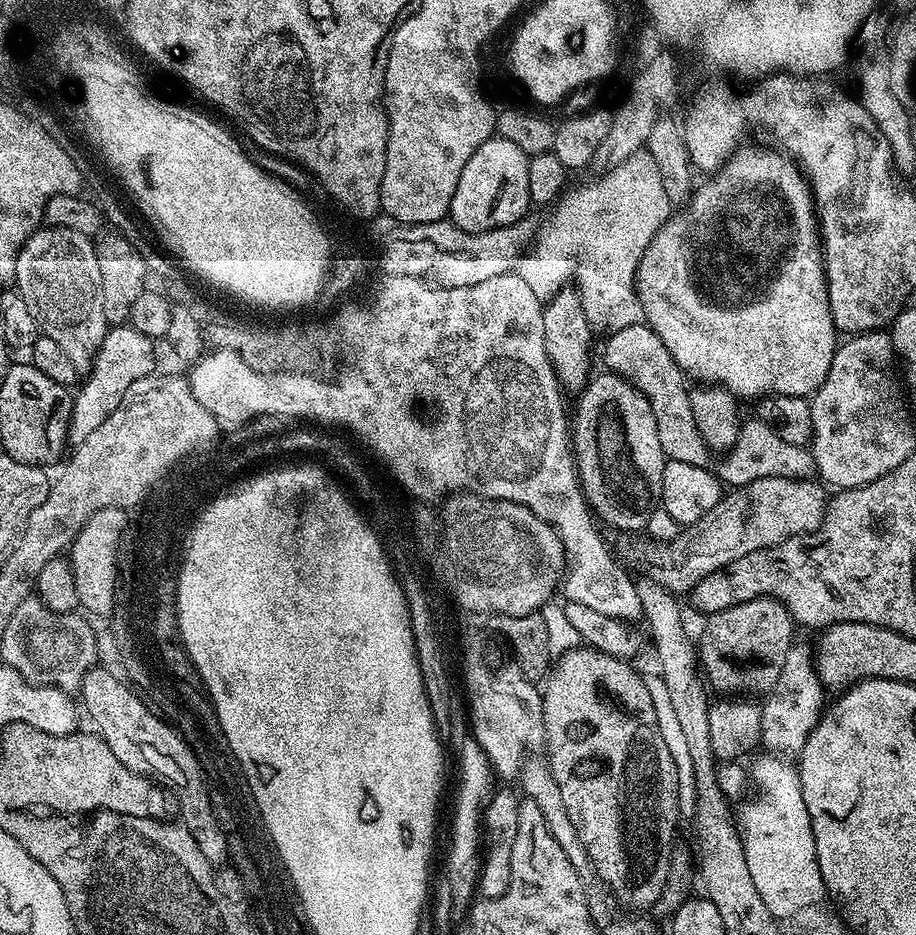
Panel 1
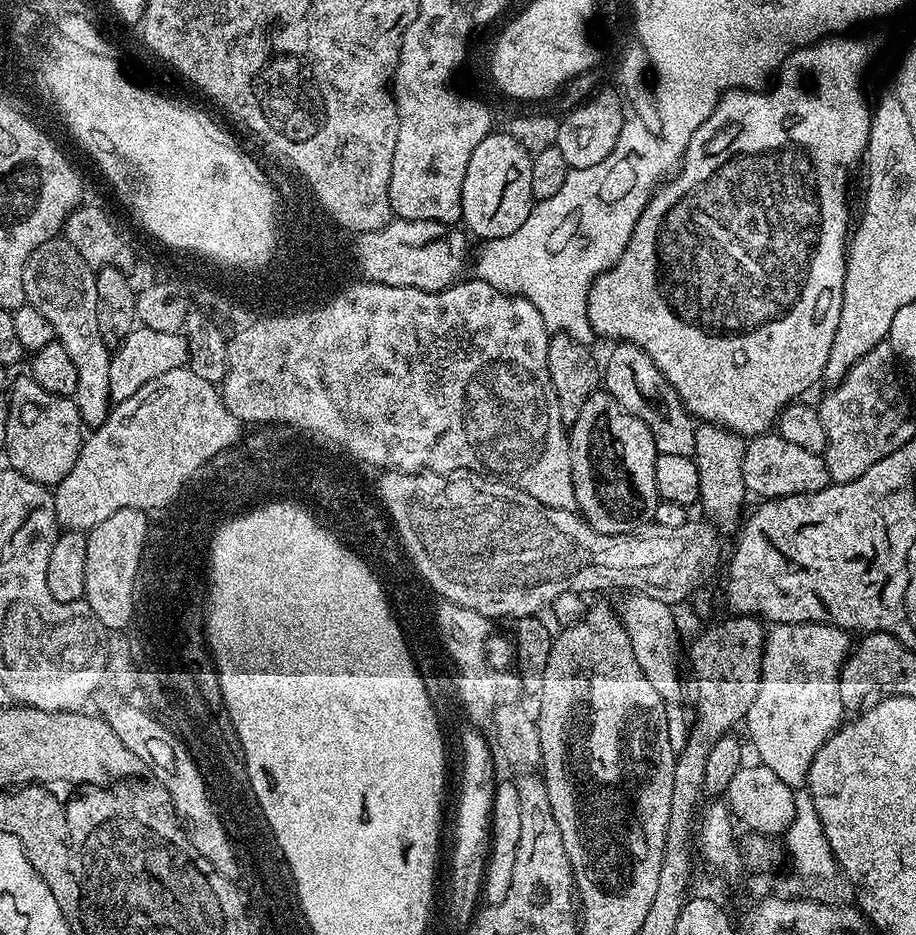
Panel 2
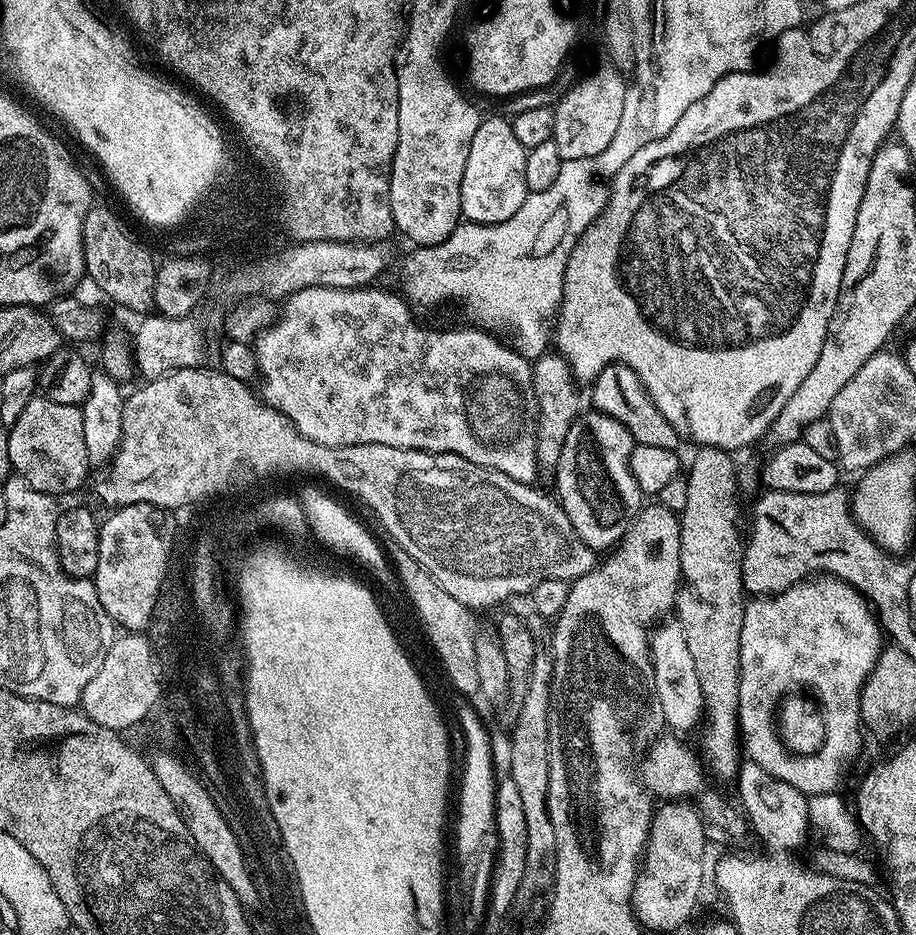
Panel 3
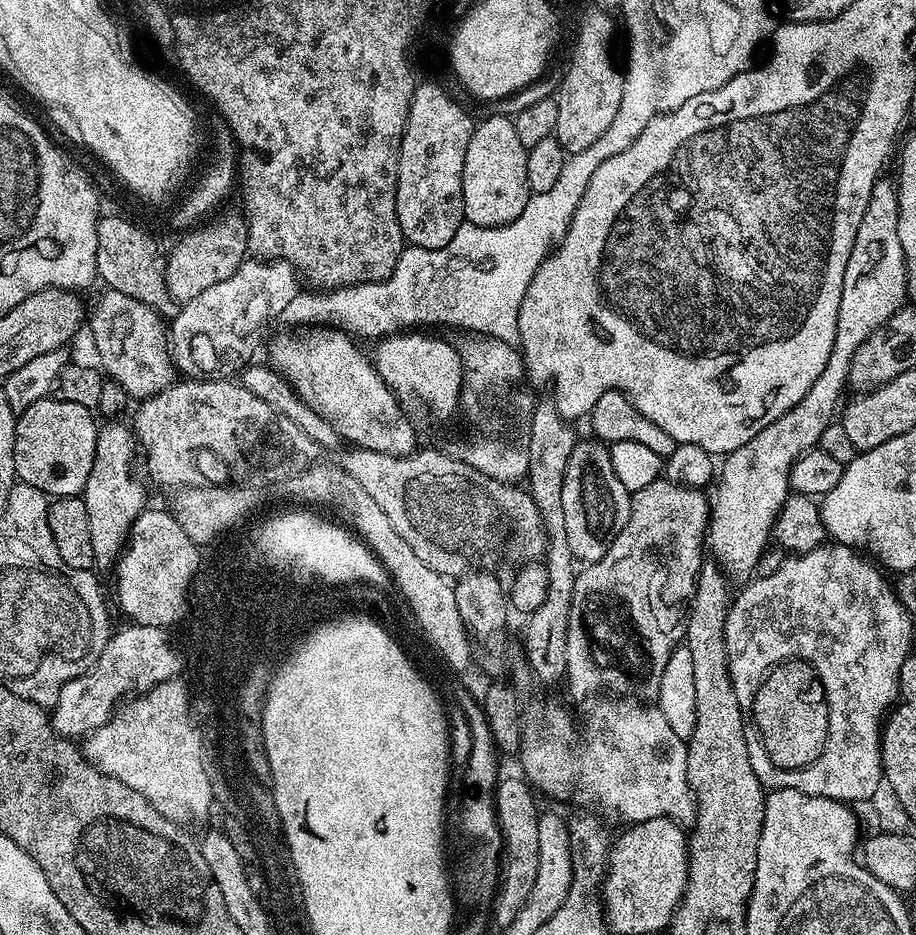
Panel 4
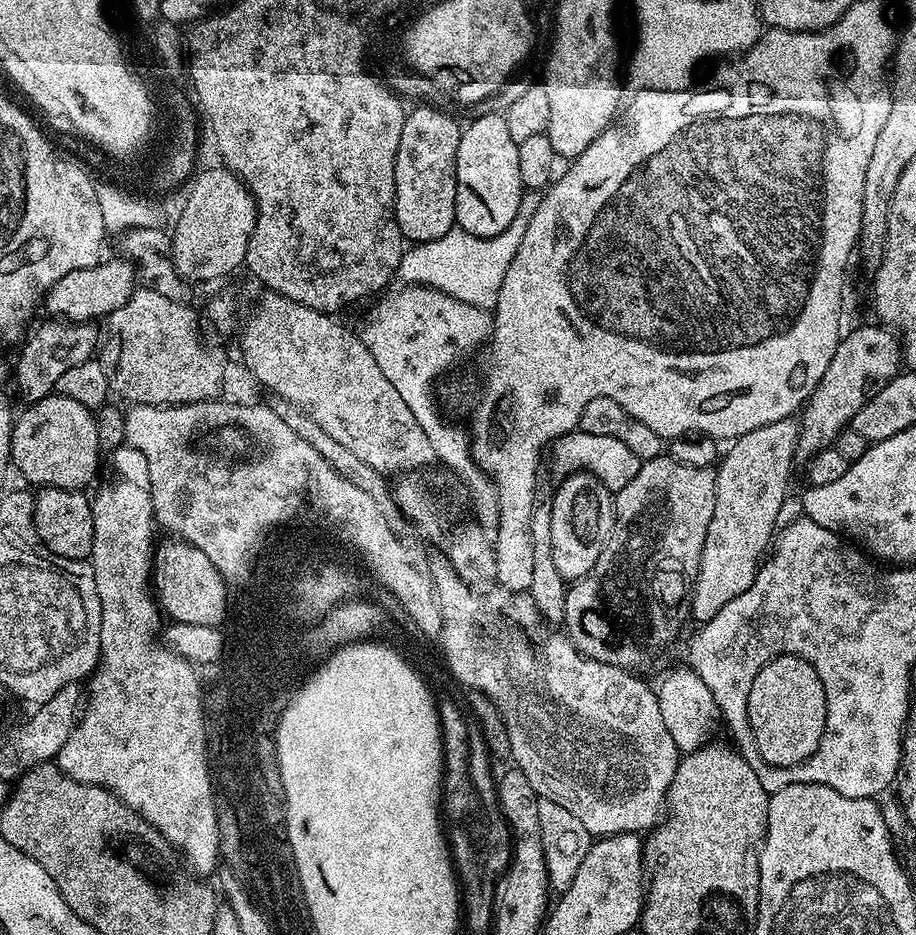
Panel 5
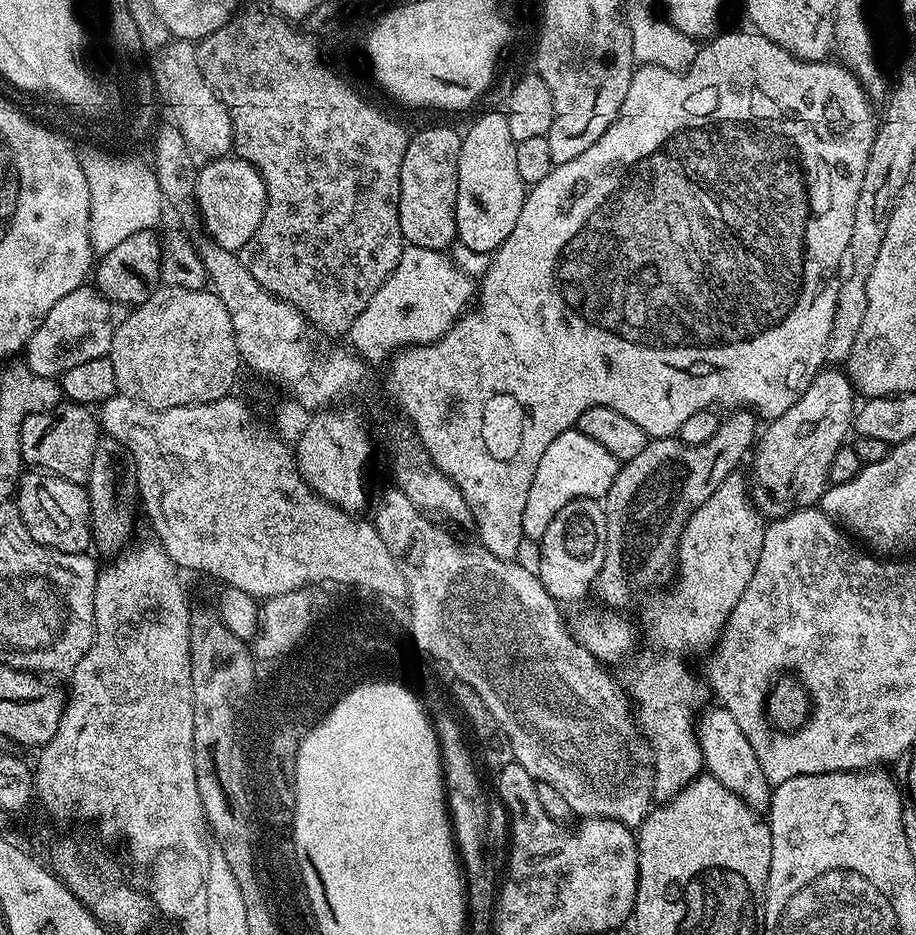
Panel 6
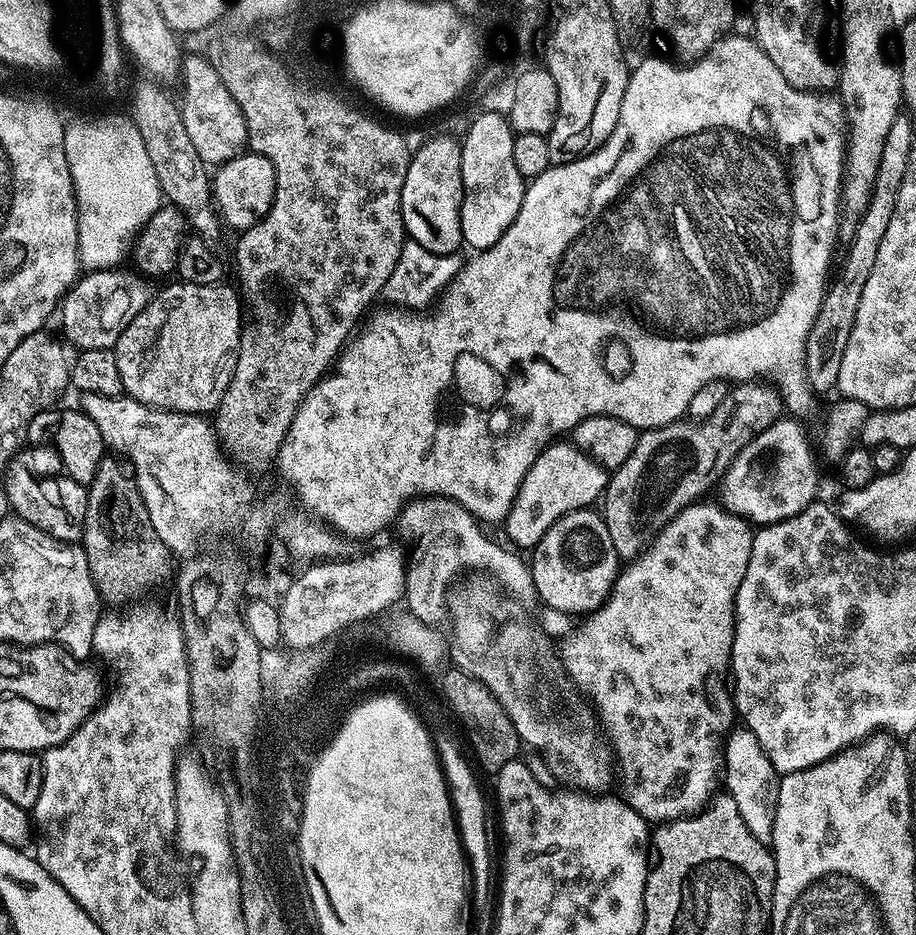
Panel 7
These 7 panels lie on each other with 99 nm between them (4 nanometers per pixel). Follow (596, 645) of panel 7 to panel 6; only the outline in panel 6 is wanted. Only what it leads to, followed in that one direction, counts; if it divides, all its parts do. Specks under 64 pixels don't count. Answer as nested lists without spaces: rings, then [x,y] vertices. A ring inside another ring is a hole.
[[[731,472],[728,480],[690,514],[676,548],[678,567],[671,581],[672,589],[661,596],[653,595],[644,610],[645,630],[652,632],[666,652],[707,653],[724,633],[738,598],[746,594],[746,586],[754,578],[766,520],[753,504],[749,481],[742,473]],[[660,660],[634,673],[632,685],[629,683],[626,691],[634,705],[634,719],[652,748],[652,795],[660,802],[674,798],[674,794],[701,775],[704,768],[702,750],[696,737],[696,719],[701,709],[709,703],[710,689],[682,661]]]

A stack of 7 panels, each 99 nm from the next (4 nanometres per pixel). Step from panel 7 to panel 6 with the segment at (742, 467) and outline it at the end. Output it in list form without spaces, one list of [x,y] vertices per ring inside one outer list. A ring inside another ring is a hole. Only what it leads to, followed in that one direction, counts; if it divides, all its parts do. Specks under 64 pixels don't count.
[[[828,371],[832,372],[817,372],[802,398],[798,398],[786,414],[775,417],[765,432],[763,429],[759,433],[750,456],[750,495],[765,517],[785,516],[794,510],[819,505],[825,488],[829,487],[830,462],[834,462],[834,454],[845,447],[848,432],[850,436],[858,393],[843,371]]]

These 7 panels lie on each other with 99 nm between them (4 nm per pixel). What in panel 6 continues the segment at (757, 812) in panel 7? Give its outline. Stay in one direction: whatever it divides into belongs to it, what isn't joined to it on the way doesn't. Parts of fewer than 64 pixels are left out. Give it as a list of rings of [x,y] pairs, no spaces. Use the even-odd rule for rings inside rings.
[[[719,706],[701,711],[696,720],[696,737],[707,775],[718,778],[726,790],[738,794],[738,798],[745,800],[755,812],[767,813],[772,802],[773,785],[768,783],[766,774],[762,774],[762,766],[758,766],[758,754],[754,754],[754,746],[746,742],[746,734],[742,734],[734,717]]]

